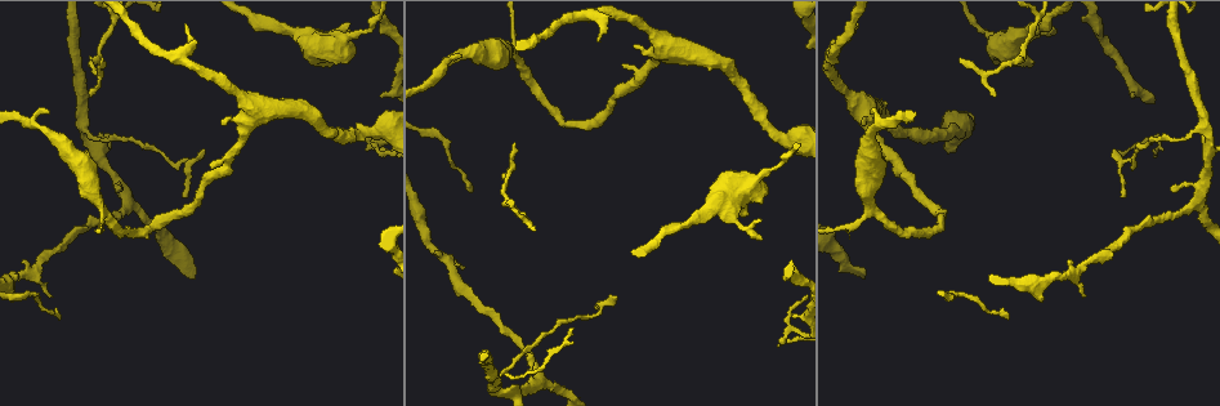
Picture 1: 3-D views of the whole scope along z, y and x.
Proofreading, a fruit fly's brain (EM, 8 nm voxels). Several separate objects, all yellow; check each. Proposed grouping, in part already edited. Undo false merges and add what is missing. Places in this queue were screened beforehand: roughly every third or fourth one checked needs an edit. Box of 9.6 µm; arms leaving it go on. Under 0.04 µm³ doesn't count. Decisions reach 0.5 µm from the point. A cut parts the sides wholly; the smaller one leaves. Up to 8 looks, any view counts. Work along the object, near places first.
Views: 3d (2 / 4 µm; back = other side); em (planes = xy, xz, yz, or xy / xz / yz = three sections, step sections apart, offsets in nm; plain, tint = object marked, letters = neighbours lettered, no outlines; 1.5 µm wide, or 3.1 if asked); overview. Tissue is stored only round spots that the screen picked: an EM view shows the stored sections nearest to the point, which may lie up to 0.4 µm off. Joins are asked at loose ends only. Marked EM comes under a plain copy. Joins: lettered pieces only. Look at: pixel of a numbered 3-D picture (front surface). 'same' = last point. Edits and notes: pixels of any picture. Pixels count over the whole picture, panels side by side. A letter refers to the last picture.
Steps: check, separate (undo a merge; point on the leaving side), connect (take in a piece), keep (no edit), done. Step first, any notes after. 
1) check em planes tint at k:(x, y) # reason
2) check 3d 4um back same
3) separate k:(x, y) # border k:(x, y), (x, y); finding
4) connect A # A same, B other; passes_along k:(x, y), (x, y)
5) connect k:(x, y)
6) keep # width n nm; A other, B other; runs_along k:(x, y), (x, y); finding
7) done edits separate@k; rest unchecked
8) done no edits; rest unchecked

check 3d 4um back at 1:(185, 195) # free end

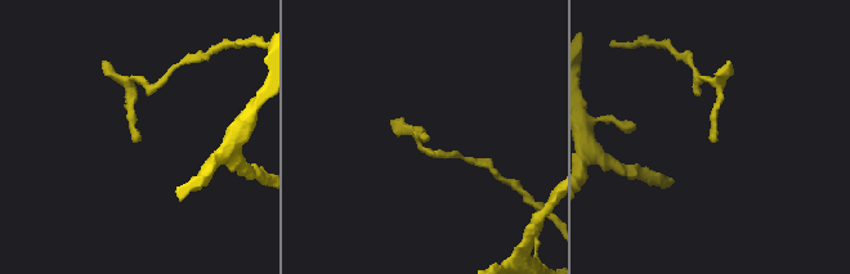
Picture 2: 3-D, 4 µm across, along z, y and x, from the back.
check em planes letters at 2:(713, 142)

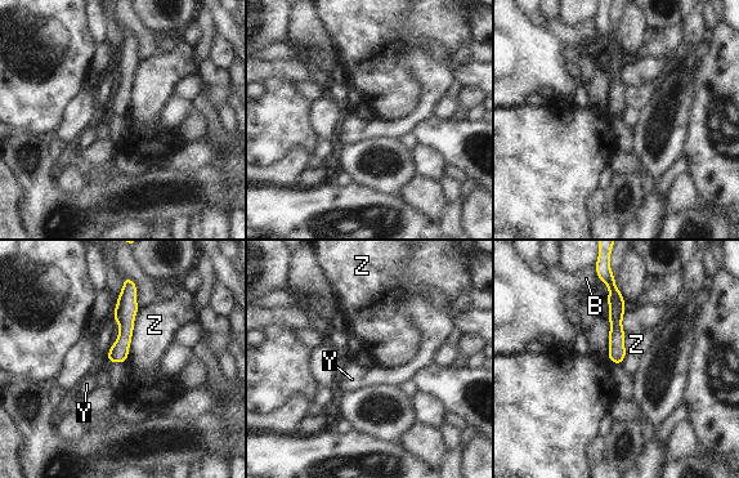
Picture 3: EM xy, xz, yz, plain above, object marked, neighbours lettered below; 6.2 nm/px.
keep # longest_contact Z 360 nm; B other, Y other, Z other; border 3:(139, 308), (124, 363); no lettered piece goes on from it

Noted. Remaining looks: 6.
check em yz step 4 tint at 1:(83, 128) # sharp bend

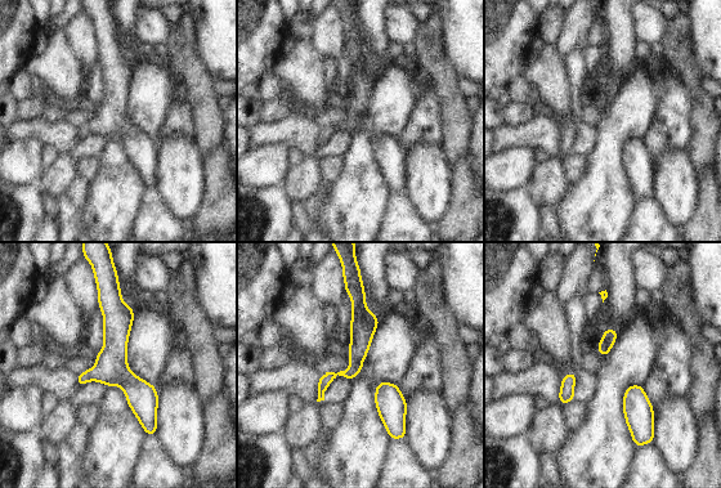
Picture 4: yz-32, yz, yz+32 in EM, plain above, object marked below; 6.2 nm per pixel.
check em planes letters same # cut it another way

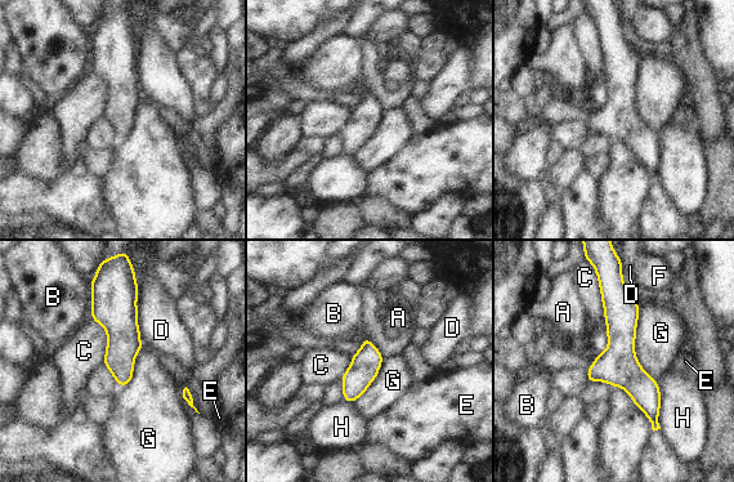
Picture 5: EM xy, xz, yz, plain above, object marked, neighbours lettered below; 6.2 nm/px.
keep # width 180 nm; A other, B other, C other, D other, E other, F other, G other, H other; runs_along 5:(612, 286), (621, 366), (656, 425); all the same cell

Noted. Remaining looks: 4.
check em xz step 8 tint at 1:(768, 170) # thick turns thin

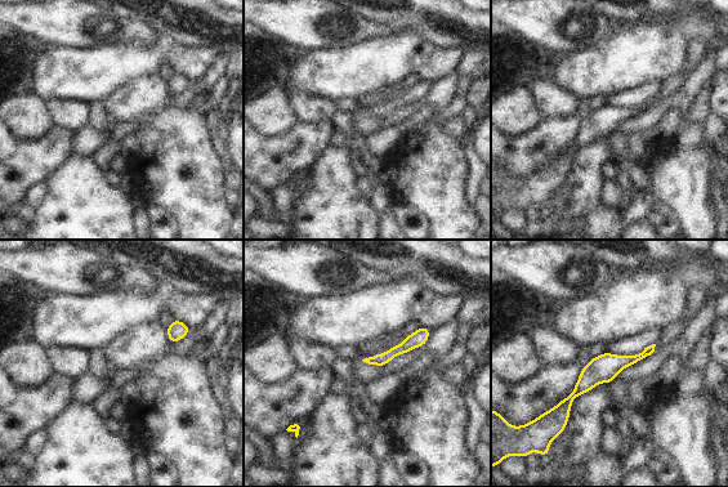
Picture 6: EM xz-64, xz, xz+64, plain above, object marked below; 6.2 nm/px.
check em planes tint same # cut it another way

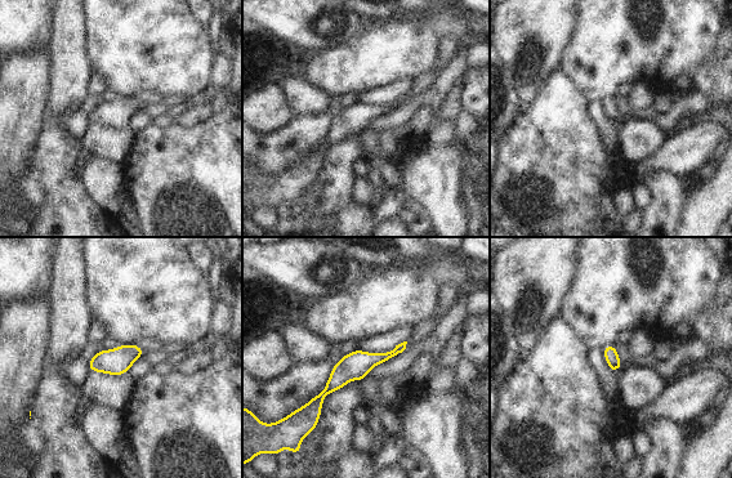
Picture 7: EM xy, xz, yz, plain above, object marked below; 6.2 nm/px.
check em planes letters same # see the neighbours

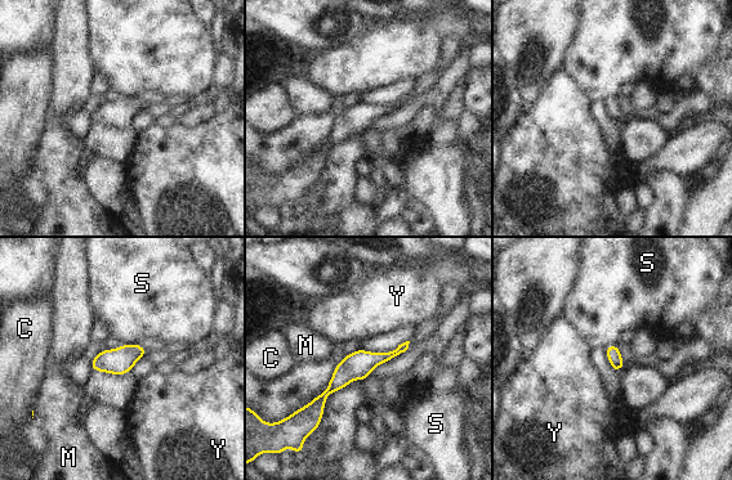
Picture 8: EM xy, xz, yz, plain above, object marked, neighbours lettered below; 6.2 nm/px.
keep # C other, M other, S other, Y other; border 8:(135, 342), (121, 345); continuous, no second cell

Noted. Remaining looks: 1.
done no edits; rest unchecked

